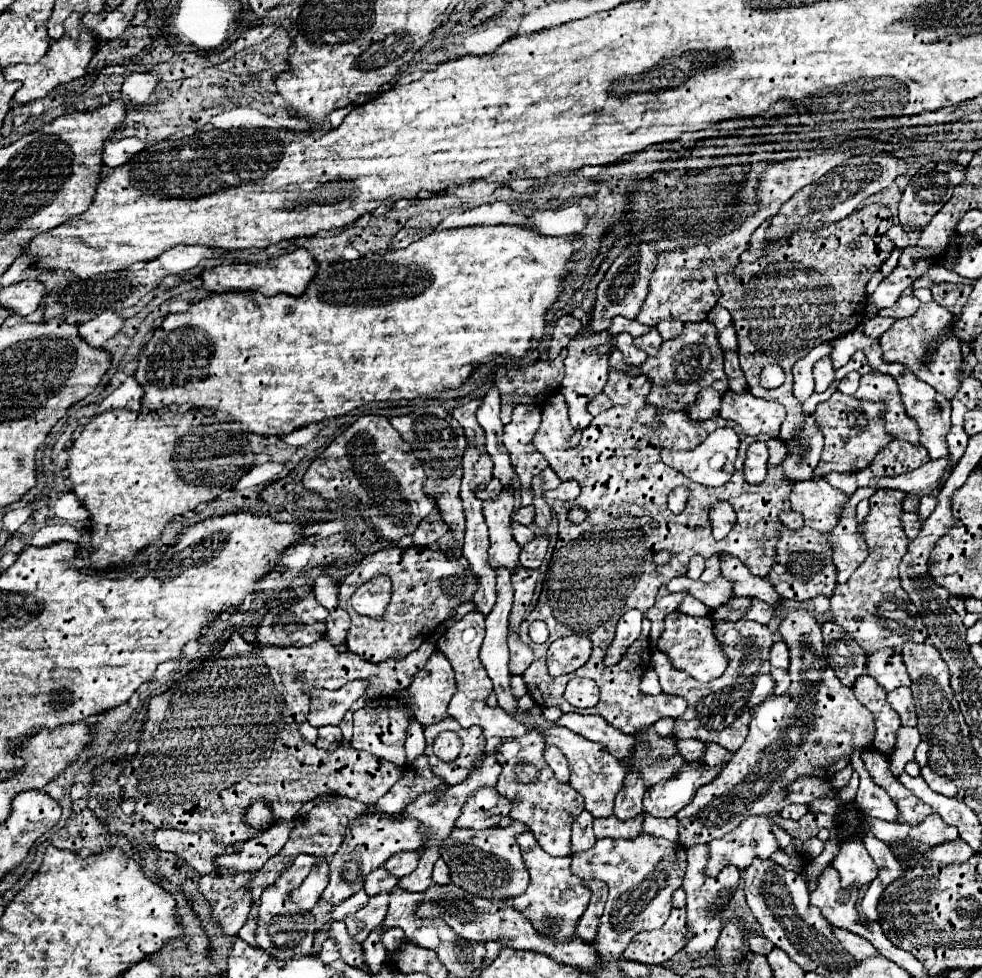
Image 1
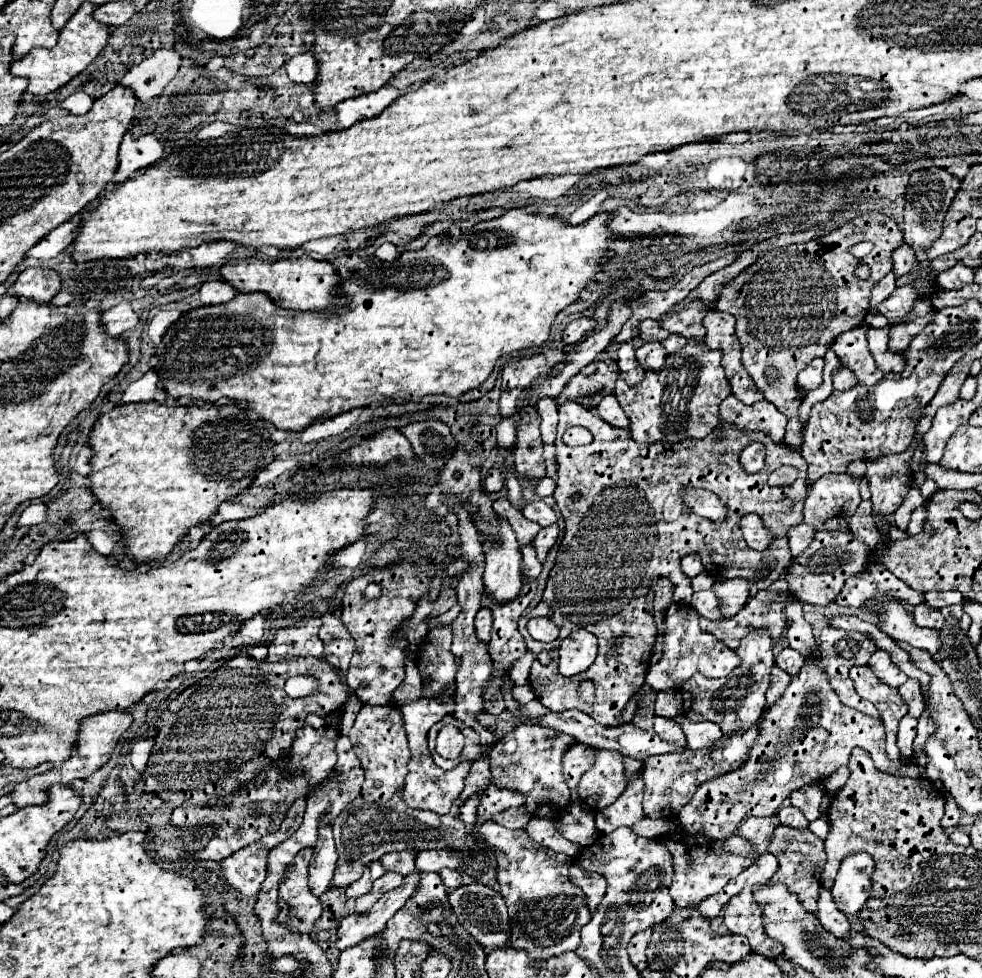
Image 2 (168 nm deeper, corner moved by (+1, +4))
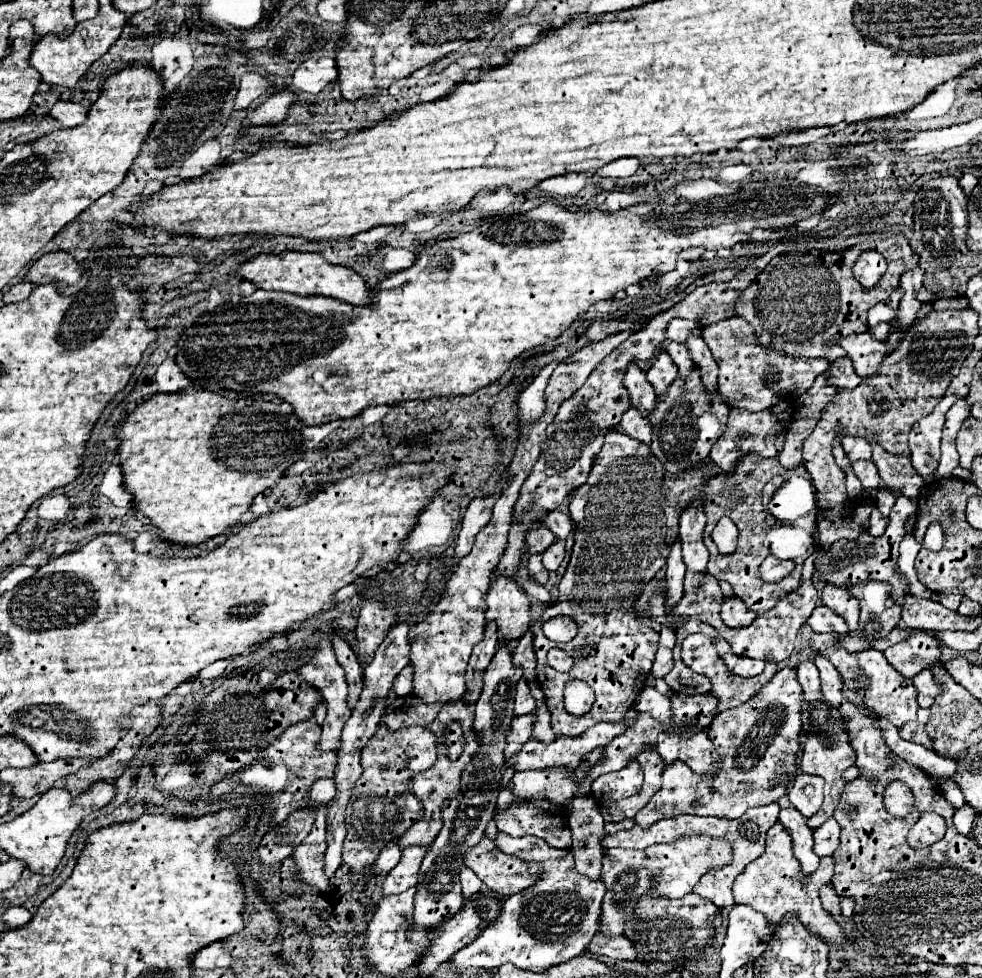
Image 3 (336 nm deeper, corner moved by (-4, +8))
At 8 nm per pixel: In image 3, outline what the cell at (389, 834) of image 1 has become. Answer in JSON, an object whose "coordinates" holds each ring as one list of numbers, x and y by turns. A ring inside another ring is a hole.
{"coordinates":[[378,727,376,735,362,749,364,773,354,789,346,807,346,841,342,859,348,871,364,871,374,865,378,853,396,839,402,837,410,825,422,817,422,809,412,809,412,777,426,771,436,763,436,735,426,727,404,727,400,731,388,731],[406,803,406,807,404,807]]}

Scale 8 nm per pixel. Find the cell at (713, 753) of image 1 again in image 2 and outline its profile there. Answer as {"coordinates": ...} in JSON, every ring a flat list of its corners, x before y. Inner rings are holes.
{"coordinates":[[677,715,675,721,681,725,689,749,703,749,703,747,715,745,715,743,723,737,719,725,713,725,711,721,693,723,693,721,689,721,689,719,683,717,683,715]]}

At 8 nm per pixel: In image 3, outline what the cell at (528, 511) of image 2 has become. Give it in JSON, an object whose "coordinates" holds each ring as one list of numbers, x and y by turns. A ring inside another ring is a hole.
{"coordinates":[[552,511,544,517,544,525,558,537,558,539,566,539,568,533,572,531,574,523,568,515,564,515,562,511]]}

